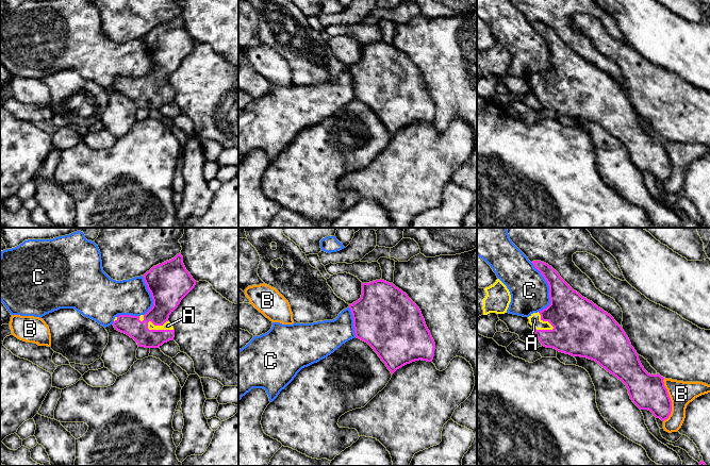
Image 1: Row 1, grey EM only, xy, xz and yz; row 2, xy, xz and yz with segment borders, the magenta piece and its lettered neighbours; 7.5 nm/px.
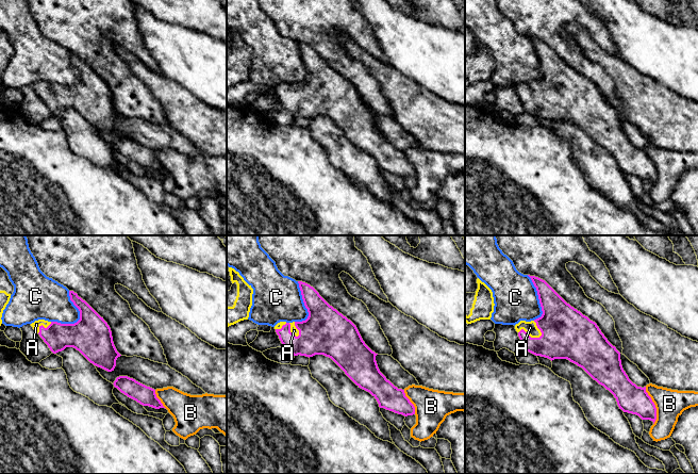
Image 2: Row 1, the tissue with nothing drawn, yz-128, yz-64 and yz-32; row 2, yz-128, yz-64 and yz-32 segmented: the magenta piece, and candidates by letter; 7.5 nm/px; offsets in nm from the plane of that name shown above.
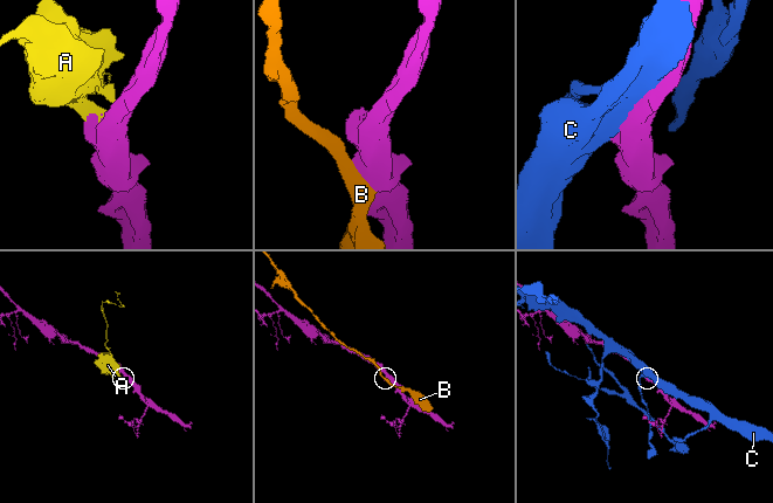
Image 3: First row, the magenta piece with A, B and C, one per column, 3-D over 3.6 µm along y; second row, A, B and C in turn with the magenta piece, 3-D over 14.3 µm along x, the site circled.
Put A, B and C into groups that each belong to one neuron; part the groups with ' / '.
A / B / C

